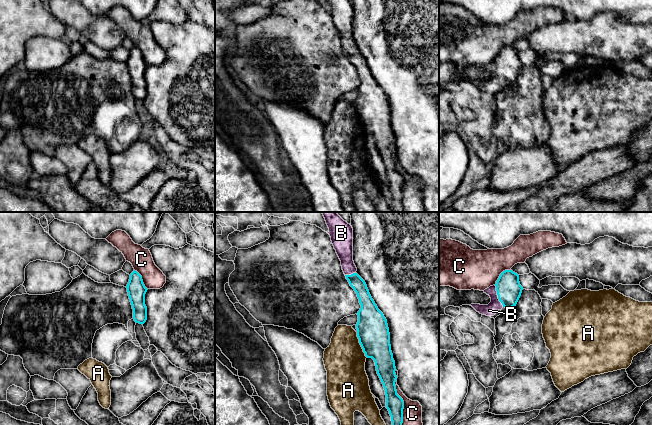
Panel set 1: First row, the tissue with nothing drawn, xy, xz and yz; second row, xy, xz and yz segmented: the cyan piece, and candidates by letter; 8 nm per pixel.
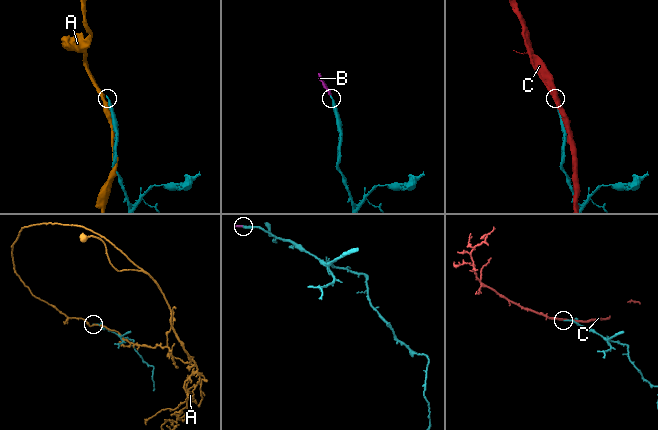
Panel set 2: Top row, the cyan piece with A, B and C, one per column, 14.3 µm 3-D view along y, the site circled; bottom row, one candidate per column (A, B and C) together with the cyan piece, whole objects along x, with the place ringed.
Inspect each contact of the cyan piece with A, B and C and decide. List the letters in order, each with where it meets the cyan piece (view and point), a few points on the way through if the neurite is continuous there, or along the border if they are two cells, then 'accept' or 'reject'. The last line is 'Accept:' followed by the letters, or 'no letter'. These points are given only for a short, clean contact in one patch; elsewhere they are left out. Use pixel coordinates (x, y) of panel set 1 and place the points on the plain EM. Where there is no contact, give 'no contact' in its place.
A: meets cyan in xz at (360, 120); reject
B: meets cyan in yz at (498, 72); runs through yz (508, 63), (498, 72), (498, 77), (489, 86); accept
C: meets cyan in xz at (403, 179); reject
Accept: B

